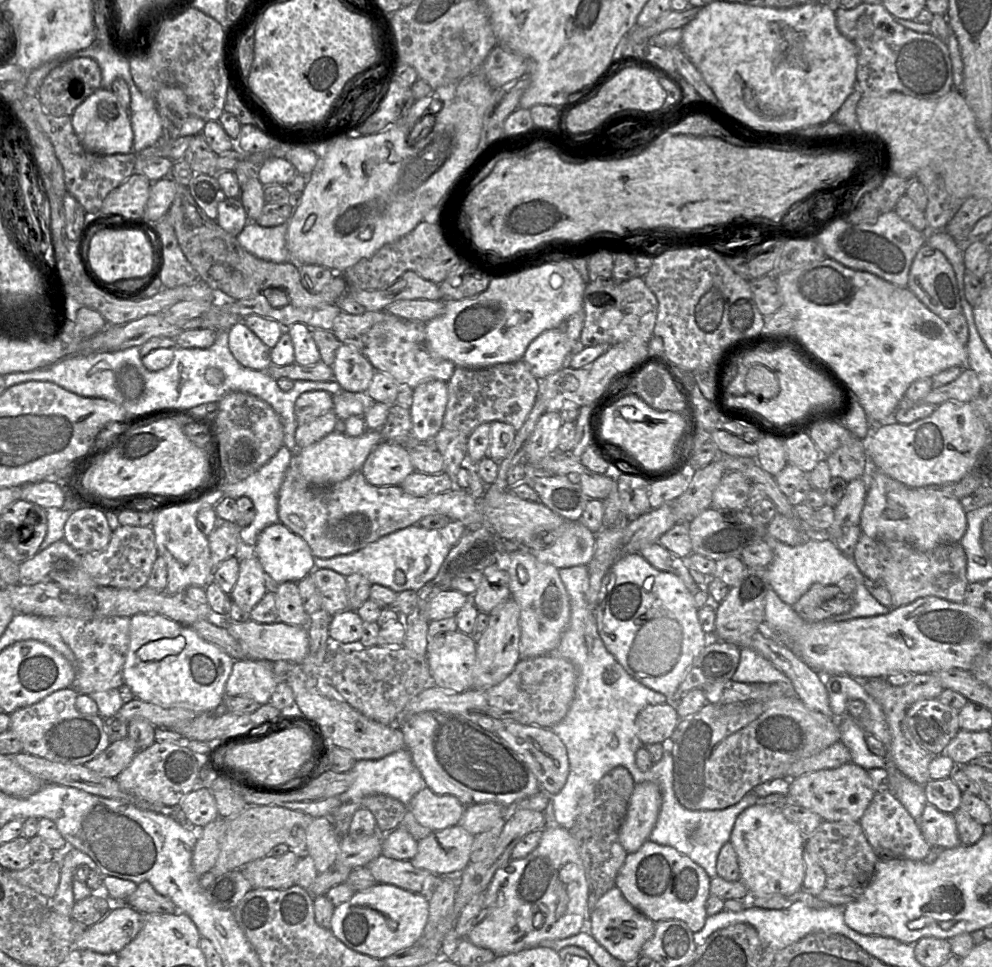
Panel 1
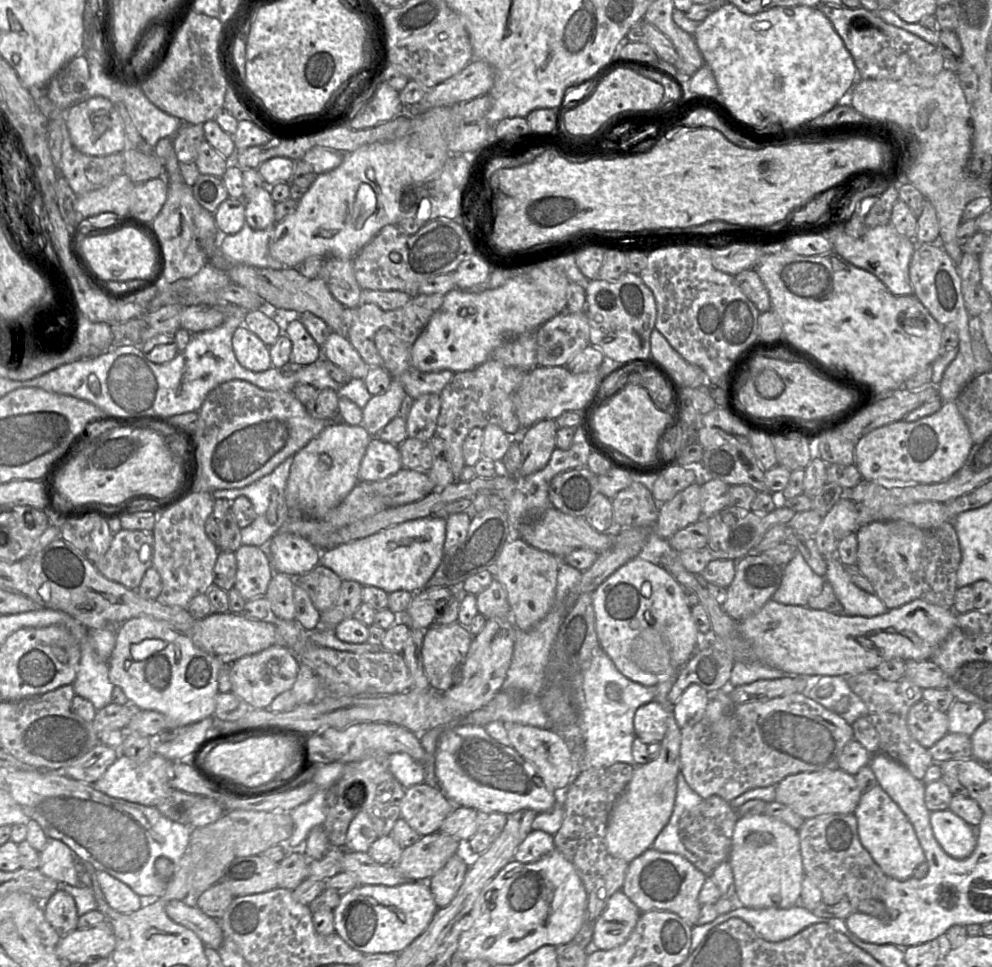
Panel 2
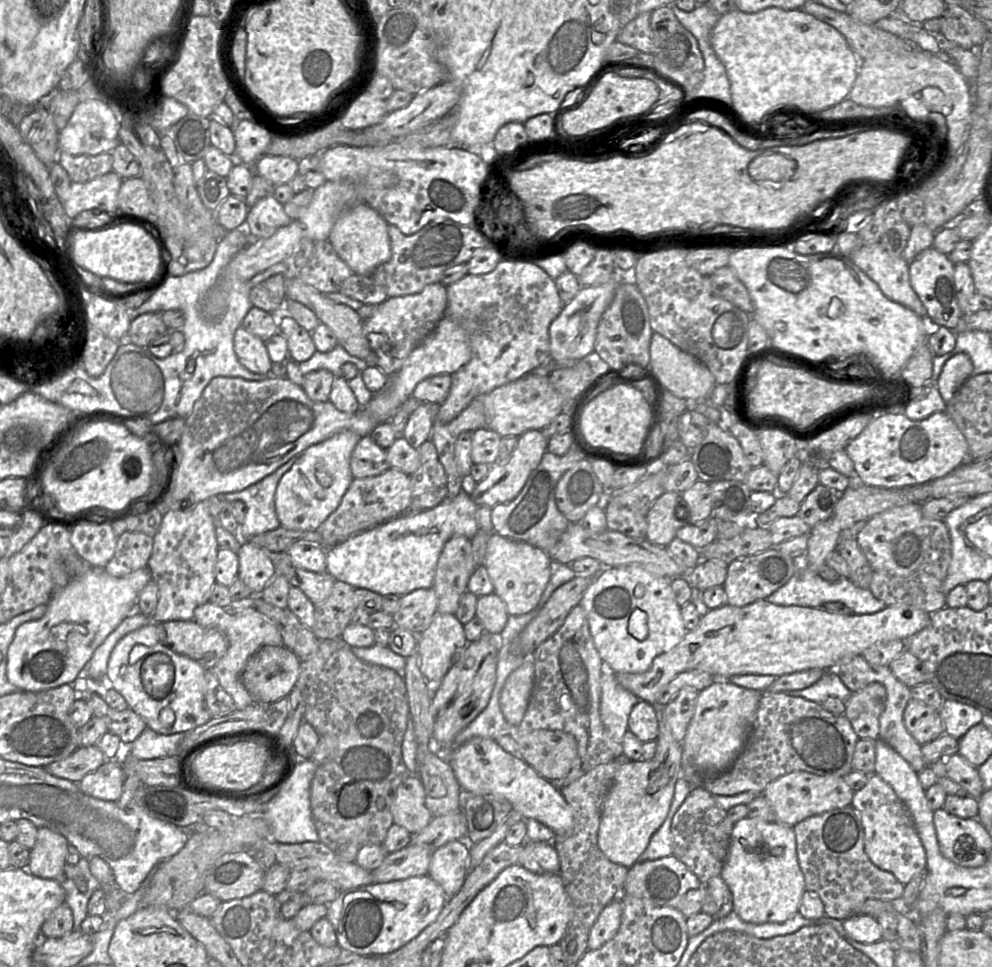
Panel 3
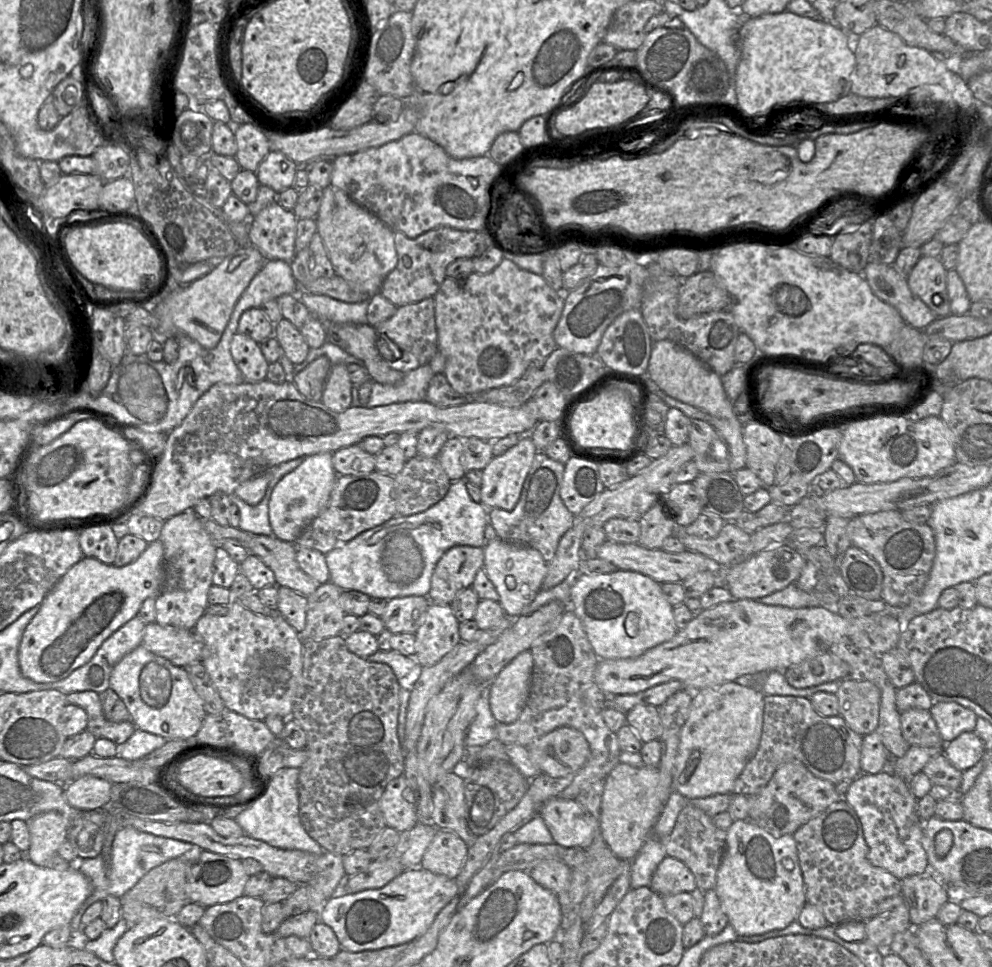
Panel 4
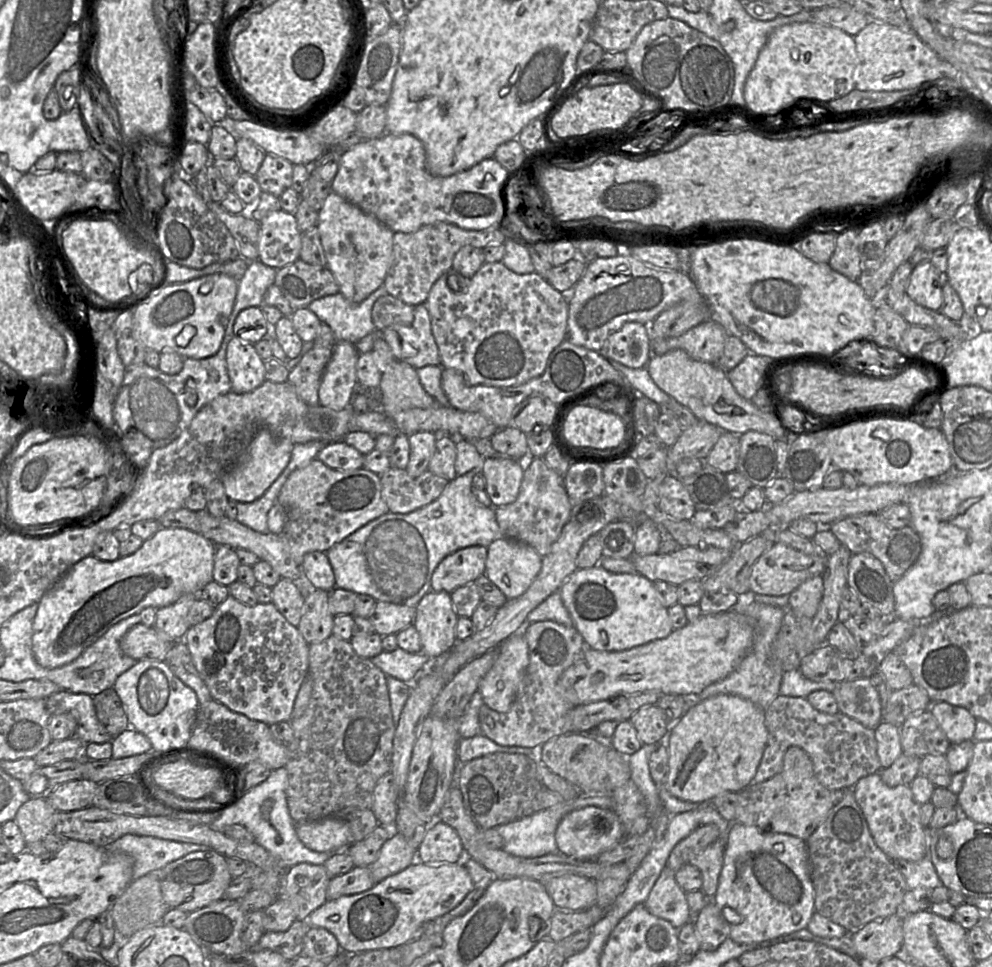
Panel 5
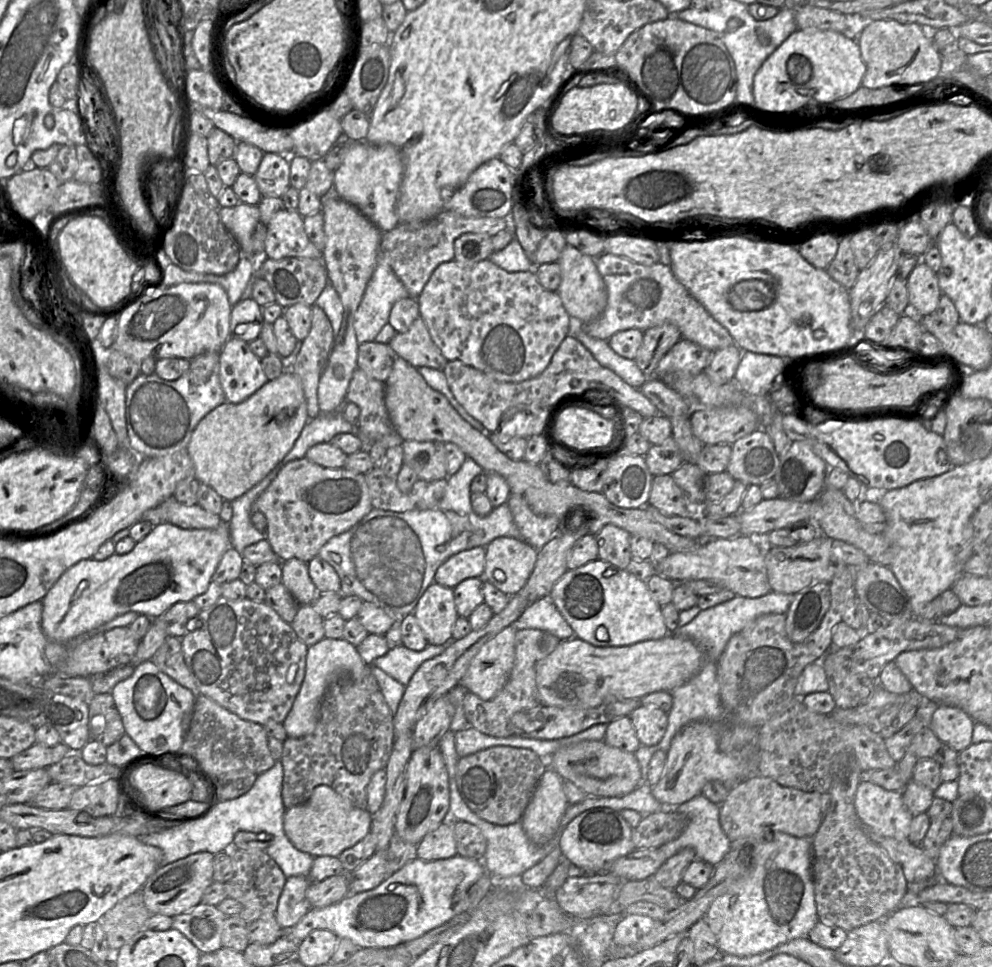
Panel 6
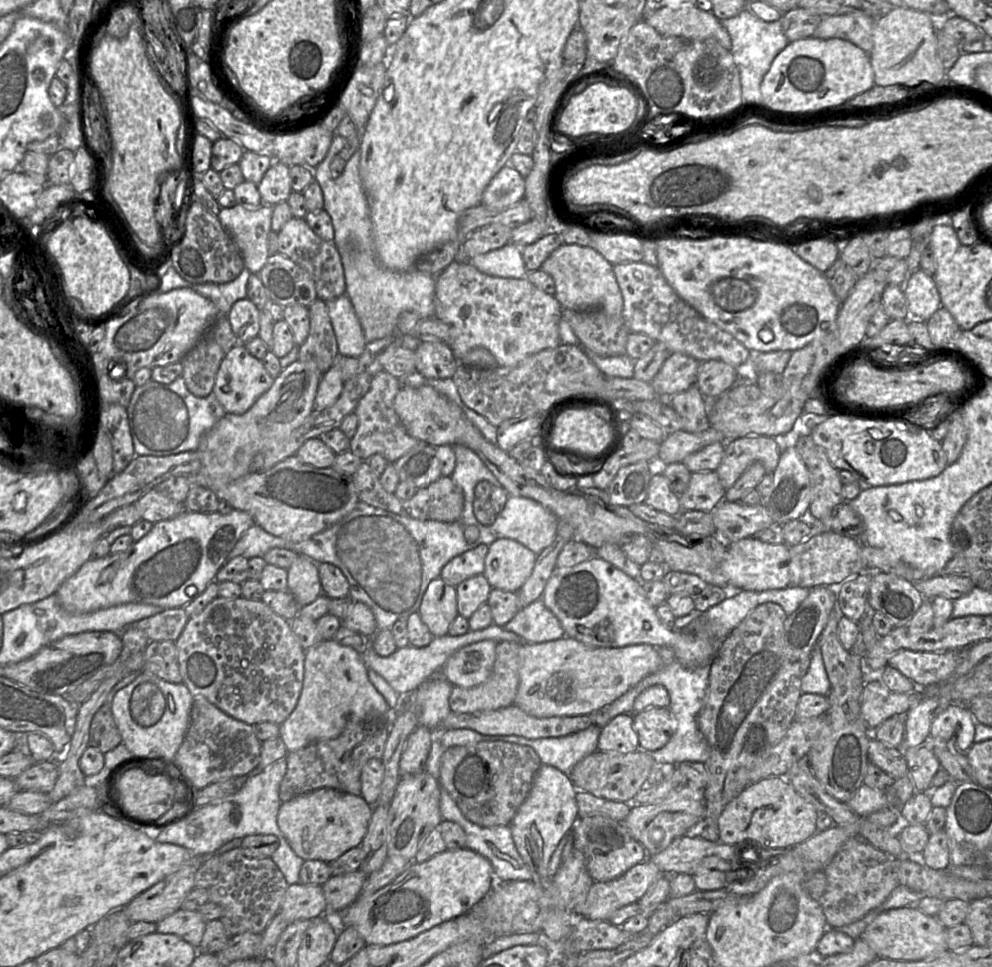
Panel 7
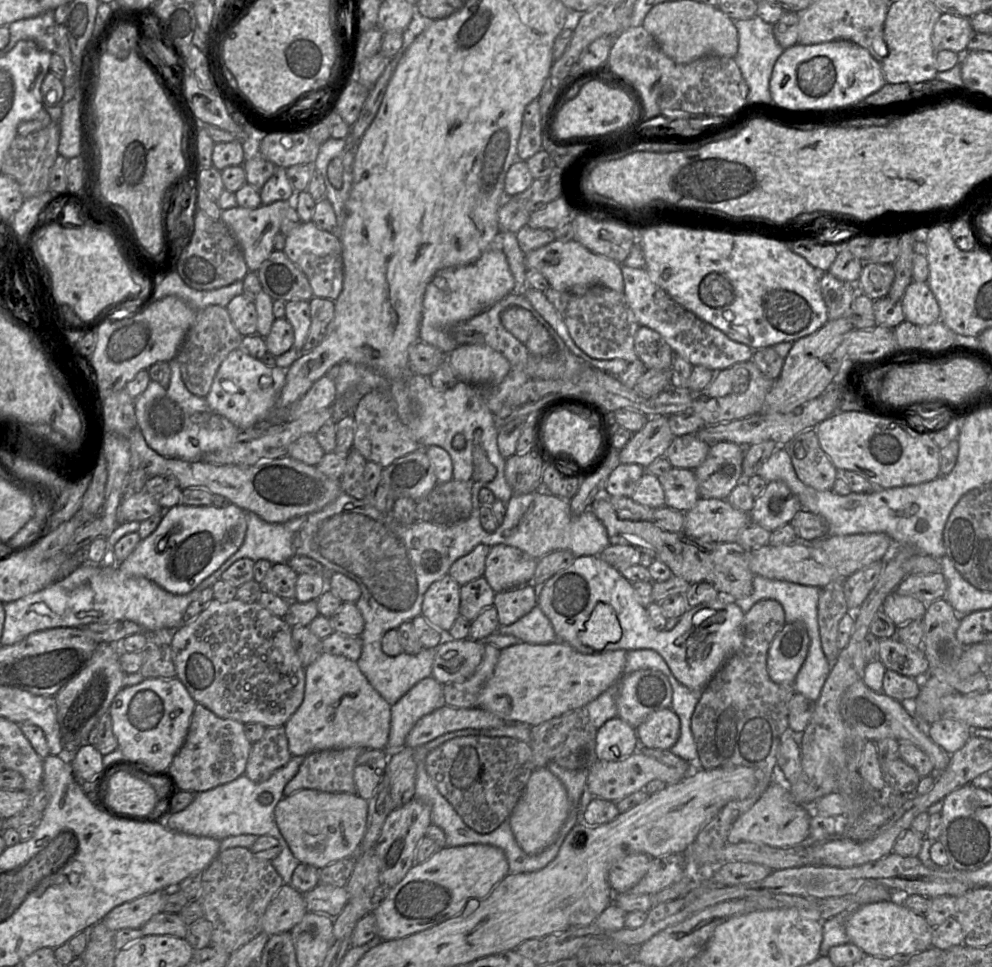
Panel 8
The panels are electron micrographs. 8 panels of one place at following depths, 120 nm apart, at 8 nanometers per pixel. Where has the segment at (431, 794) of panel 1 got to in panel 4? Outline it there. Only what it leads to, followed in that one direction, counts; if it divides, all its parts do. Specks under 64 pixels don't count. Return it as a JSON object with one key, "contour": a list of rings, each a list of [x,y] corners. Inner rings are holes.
{"contour":[[[403,775],[387,784],[379,800],[379,806],[386,825],[398,832],[406,831],[418,824],[413,805],[413,793]]]}

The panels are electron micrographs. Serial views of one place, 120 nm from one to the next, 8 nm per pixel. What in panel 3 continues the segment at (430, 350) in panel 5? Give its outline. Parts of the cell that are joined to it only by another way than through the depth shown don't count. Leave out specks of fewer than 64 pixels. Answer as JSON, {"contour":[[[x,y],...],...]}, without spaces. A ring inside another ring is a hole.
{"contour":[[[439,282],[428,284],[417,294],[388,298],[378,305],[371,317],[362,320],[364,336],[377,356],[375,367],[389,377],[398,372],[409,355],[436,329],[446,315],[446,307],[446,287]]]}

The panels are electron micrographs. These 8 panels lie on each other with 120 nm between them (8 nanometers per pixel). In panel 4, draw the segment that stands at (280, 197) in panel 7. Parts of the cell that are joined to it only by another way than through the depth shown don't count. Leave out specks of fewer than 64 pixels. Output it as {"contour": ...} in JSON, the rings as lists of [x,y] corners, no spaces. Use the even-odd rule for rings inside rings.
{"contour":[[[270,151],[255,173],[260,185],[280,193],[292,186],[298,167],[297,163],[283,153]]]}

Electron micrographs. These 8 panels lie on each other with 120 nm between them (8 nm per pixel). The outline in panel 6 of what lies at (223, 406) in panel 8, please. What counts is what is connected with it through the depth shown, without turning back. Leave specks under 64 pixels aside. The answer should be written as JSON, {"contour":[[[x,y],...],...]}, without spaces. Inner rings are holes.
{"contour":[[[230,337],[219,352],[219,378],[227,402],[239,404],[268,379],[249,343]]]}

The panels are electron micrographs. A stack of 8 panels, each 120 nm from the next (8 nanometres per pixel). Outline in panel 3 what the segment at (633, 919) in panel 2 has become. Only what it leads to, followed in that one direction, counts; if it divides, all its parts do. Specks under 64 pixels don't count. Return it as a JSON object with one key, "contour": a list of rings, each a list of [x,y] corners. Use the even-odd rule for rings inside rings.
{"contour":[[[619,898],[604,907],[590,930],[589,950],[599,949],[616,935],[621,923],[622,910],[622,902]]]}

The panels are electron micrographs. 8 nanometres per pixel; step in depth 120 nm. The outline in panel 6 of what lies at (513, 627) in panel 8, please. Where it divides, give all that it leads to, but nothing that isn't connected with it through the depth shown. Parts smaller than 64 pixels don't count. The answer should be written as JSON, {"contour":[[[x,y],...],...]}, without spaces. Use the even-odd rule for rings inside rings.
{"contour":[[[550,595],[529,604],[522,615],[510,626],[517,631],[523,629],[547,631],[561,641],[574,637],[571,626],[559,612]]]}

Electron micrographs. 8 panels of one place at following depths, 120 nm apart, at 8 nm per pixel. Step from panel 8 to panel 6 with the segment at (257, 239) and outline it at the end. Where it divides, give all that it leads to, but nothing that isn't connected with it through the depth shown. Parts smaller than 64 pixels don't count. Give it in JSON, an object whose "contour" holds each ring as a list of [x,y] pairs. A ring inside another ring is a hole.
{"contour":[[[239,203],[234,207],[220,207],[220,218],[236,239],[244,256],[253,257],[252,234],[260,222],[258,205]]]}

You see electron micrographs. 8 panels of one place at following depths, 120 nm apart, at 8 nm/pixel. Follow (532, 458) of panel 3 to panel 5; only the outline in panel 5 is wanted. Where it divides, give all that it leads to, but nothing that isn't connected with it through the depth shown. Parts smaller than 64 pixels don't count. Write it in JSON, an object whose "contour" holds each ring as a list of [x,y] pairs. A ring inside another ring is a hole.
{"contour":[[[508,457],[482,460],[480,471],[486,480],[484,490],[493,507],[508,505],[517,499],[525,471],[525,461]]]}

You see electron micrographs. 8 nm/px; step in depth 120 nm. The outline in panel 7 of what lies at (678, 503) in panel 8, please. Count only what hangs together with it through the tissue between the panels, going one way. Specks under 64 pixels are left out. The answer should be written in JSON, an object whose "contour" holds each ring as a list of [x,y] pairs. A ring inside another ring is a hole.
{"contour":[[[716,471],[691,474],[686,491],[679,496],[682,511],[712,511],[724,500],[726,489]]]}

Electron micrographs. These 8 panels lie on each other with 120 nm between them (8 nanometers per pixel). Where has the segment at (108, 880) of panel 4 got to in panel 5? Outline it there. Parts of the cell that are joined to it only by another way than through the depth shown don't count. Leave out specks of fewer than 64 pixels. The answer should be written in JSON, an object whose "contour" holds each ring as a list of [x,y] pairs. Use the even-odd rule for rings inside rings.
{"contour":[[[131,834],[117,839],[107,849],[112,852],[125,853],[133,859],[133,881],[190,853],[211,850],[200,844]]]}

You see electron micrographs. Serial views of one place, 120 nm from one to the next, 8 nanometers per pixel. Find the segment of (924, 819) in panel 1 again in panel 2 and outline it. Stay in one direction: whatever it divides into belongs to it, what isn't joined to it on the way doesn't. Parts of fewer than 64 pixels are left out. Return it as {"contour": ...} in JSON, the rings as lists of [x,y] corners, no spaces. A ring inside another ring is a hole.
{"contour":[[[952,811],[931,812],[930,823],[935,839],[949,856],[965,859],[975,850],[976,829]]]}

